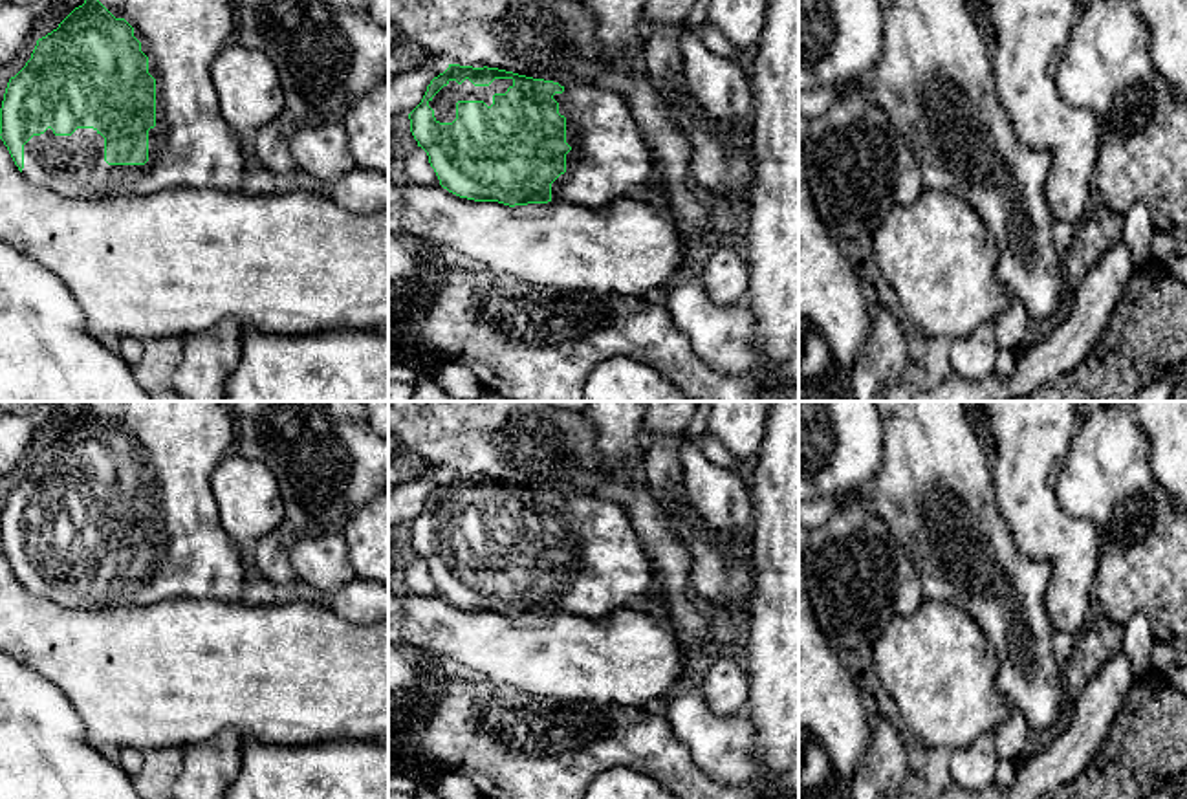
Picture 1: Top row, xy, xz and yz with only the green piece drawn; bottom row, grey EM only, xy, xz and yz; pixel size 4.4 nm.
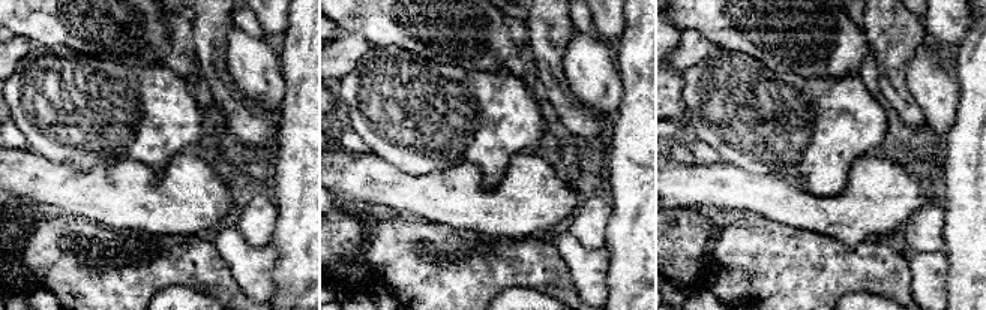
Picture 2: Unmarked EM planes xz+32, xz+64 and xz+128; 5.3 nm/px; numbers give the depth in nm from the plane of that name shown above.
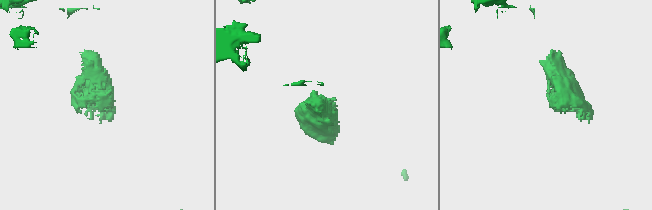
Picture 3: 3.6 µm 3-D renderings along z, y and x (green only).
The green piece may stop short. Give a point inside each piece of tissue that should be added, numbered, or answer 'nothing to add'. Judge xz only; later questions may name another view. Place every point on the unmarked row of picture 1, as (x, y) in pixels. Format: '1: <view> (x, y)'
1: xz (444, 514)

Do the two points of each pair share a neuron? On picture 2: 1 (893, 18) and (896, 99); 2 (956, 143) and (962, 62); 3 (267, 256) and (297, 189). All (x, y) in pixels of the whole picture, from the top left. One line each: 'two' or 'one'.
1: one
2: one
3: two

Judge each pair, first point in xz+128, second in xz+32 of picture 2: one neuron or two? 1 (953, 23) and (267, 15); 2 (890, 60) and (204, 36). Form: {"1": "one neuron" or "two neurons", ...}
{"1": "one neuron", "2": "one neuron"}

